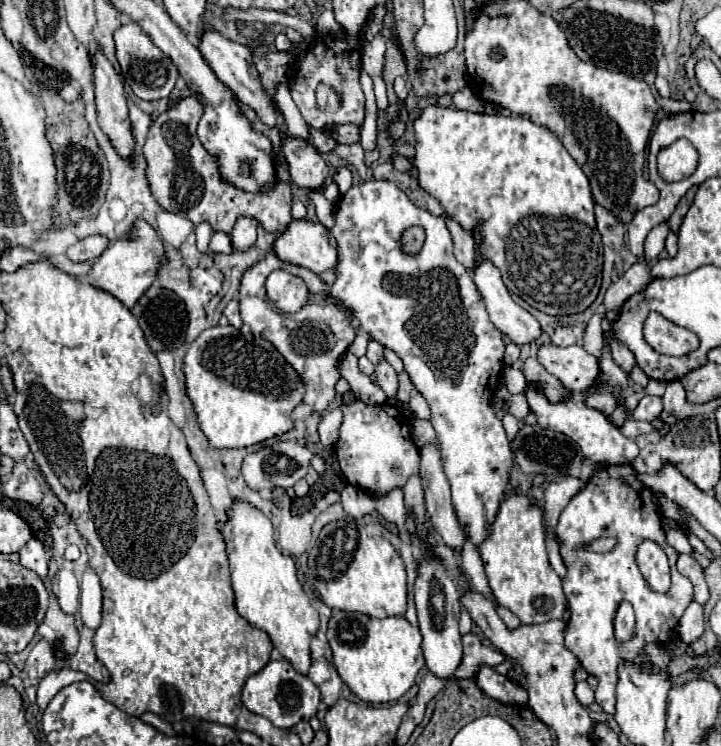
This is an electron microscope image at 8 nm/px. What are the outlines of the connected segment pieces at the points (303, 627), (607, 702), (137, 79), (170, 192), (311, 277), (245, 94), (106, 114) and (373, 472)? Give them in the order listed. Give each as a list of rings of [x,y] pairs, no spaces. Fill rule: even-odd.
[[[237,500],[233,504],[233,514],[221,526],[221,532],[227,544],[237,612],[253,626],[265,630],[279,654],[289,660],[299,674],[307,674],[313,664],[309,646],[319,630],[319,614],[297,580],[293,558],[277,548],[271,520],[255,506]]]
[[[605,466],[601,468],[599,472],[595,472],[591,476],[591,480],[587,482],[587,486],[575,494],[571,498],[571,502],[565,506],[565,510],[561,512],[561,518],[559,518],[559,524],[555,528],[557,536],[563,540],[561,544],[561,556],[563,556],[563,562],[567,566],[567,576],[563,578],[563,590],[565,590],[565,596],[567,596],[567,602],[569,602],[569,610],[571,610],[571,618],[569,618],[569,628],[567,628],[567,634],[565,634],[565,646],[581,660],[581,666],[599,680],[597,684],[597,690],[595,690],[595,702],[609,714],[615,714],[615,684],[617,684],[617,666],[621,660],[631,660],[631,662],[637,662],[639,660],[639,650],[647,644],[647,642],[657,642],[657,644],[663,644],[667,640],[671,640],[675,636],[675,626],[679,622],[679,618],[683,616],[687,604],[693,600],[693,586],[687,578],[683,578],[677,568],[675,568],[675,562],[677,562],[677,550],[671,548],[667,542],[665,542],[665,532],[663,532],[663,516],[659,512],[659,506],[653,498],[653,492],[649,488],[645,488],[639,480],[637,480],[637,472],[631,468],[631,466]],[[601,536],[615,536],[619,542],[617,546],[607,552],[607,554],[597,554],[597,552],[589,552],[587,546],[595,540],[595,538],[601,538]],[[641,540],[653,540],[657,542],[665,554],[669,556],[669,564],[671,564],[671,590],[667,594],[659,594],[659,592],[653,592],[647,588],[639,568],[637,568],[637,562],[635,562],[635,550],[637,550],[637,544]],[[621,600],[627,600],[633,604],[635,608],[635,616],[637,616],[637,630],[635,630],[635,636],[625,642],[625,644],[617,644],[615,636],[613,636],[613,616],[615,616],[615,610],[619,606]]]
[[[127,22],[121,28],[117,28],[115,46],[117,46],[117,60],[121,64],[121,74],[125,82],[133,88],[135,96],[143,100],[159,100],[169,96],[177,80],[177,68],[173,66],[171,58],[165,52],[161,52],[151,42],[151,38],[141,32],[141,28],[135,22]]]
[[[189,96],[153,120],[143,146],[143,156],[147,160],[147,182],[155,200],[165,210],[189,218],[193,224],[209,222],[213,230],[221,230],[225,234],[231,234],[239,216],[257,218],[267,232],[285,232],[293,220],[291,184],[277,178],[275,186],[263,192],[243,192],[241,188],[231,188],[231,184],[219,176],[219,164],[215,164],[215,156],[211,156],[197,138],[197,122],[201,116],[201,102],[197,96]]]
[[[269,252],[265,258],[261,258],[255,266],[251,266],[245,272],[239,294],[241,294],[239,302],[241,302],[243,324],[247,324],[255,336],[263,336],[265,340],[269,340],[279,350],[279,354],[295,368],[295,372],[303,376],[303,384],[305,384],[303,404],[309,404],[315,412],[323,414],[337,396],[335,384],[341,378],[337,370],[339,358],[355,338],[355,326],[353,326],[351,314],[341,310],[337,302],[327,296],[327,284],[321,282],[321,278],[315,272],[301,266],[287,264],[279,260],[273,252]],[[275,268],[283,268],[285,272],[303,278],[305,284],[309,286],[311,298],[303,310],[295,314],[283,314],[275,308],[273,302],[269,302],[265,292],[265,280]]]
[[[207,26],[207,30],[201,34],[199,42],[197,42],[197,48],[201,52],[201,56],[205,58],[205,62],[209,64],[209,68],[215,72],[215,76],[227,86],[233,90],[233,94],[237,96],[237,100],[241,100],[243,104],[251,106],[259,116],[261,120],[267,124],[267,126],[277,126],[283,122],[283,116],[279,112],[273,110],[271,106],[271,100],[269,96],[265,94],[261,82],[259,82],[259,76],[257,76],[257,70],[253,66],[253,54],[251,54],[251,48],[245,46],[245,44],[239,44],[239,42],[233,42],[233,40],[227,40],[223,34],[219,34],[215,28]]]
[[[103,50],[95,52],[93,82],[95,82],[95,104],[99,114],[99,126],[111,138],[117,152],[123,158],[129,158],[133,150],[133,136],[131,136],[127,98],[123,92],[123,82],[115,72],[113,64],[105,58]]]
[[[361,400],[343,404],[341,434],[335,444],[335,454],[347,482],[383,498],[395,488],[405,486],[407,478],[419,474],[419,448],[409,438],[409,420],[396,406],[387,403],[369,406]]]

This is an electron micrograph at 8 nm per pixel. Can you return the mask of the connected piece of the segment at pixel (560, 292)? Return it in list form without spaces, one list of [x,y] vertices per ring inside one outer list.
[[[425,106],[419,116],[413,120],[413,128],[415,128],[415,158],[413,158],[413,166],[417,168],[417,178],[419,184],[425,192],[429,192],[433,198],[437,198],[441,202],[441,206],[445,208],[445,212],[455,218],[463,228],[467,228],[469,232],[475,230],[475,224],[479,218],[485,220],[483,224],[483,242],[481,242],[481,252],[485,258],[489,258],[503,276],[505,286],[517,294],[519,298],[523,298],[529,306],[545,312],[545,314],[577,314],[583,312],[585,308],[591,306],[591,302],[597,298],[599,294],[599,286],[601,286],[601,268],[603,268],[603,246],[601,246],[601,236],[597,232],[595,226],[595,214],[593,214],[593,196],[591,196],[591,188],[589,188],[589,180],[585,176],[585,172],[579,168],[579,164],[575,162],[575,158],[565,150],[565,146],[561,144],[561,140],[547,128],[547,126],[539,126],[533,124],[529,118],[525,116],[503,116],[503,114],[477,114],[477,112],[463,112],[463,110],[453,110],[453,108],[445,108],[445,106]]]

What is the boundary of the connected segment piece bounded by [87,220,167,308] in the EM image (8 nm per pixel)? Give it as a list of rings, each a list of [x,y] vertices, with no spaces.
[[[135,220],[133,228],[129,230],[129,236],[113,240],[107,246],[107,250],[95,260],[93,270],[87,276],[87,282],[111,292],[127,308],[133,308],[135,302],[147,292],[147,288],[157,280],[157,272],[165,262],[167,262],[165,248],[157,232],[145,220]]]

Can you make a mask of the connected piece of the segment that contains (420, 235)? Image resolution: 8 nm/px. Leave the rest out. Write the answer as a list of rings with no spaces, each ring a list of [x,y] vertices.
[[[409,228],[403,238],[401,238],[401,244],[403,244],[403,250],[409,252],[409,254],[417,254],[419,248],[423,246],[423,240],[425,240],[425,230],[423,228]]]

